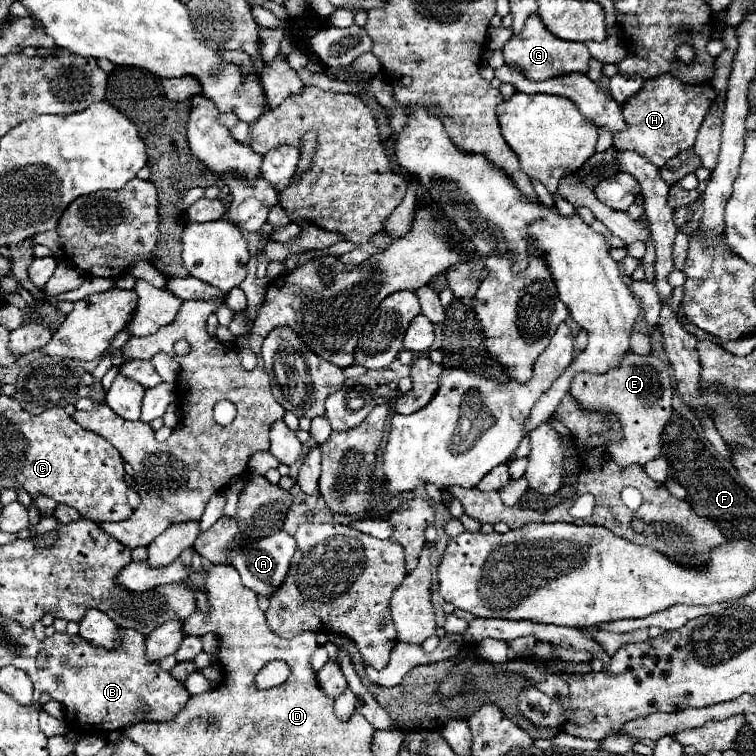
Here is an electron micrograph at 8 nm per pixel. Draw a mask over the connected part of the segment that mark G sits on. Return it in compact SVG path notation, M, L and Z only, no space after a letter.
M531 15L525 21L523 33L517 37L511 37L505 43L503 55L505 55L507 65L511 65L513 69L519 69L531 81L547 81L553 77L567 75L567 73L583 73L585 75L589 69L589 59L591 59L585 43L563 41L563 39L557 39L555 35L547 33L545 25L539 21L539 15Z

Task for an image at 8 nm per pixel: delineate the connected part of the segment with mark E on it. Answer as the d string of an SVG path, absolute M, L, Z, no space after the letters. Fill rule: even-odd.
M627 353L619 369L611 369L605 375L575 375L571 381L571 395L587 409L613 411L621 419L623 439L609 445L611 459L621 467L645 465L661 455L663 429L673 415L673 387L665 363L655 355Z

